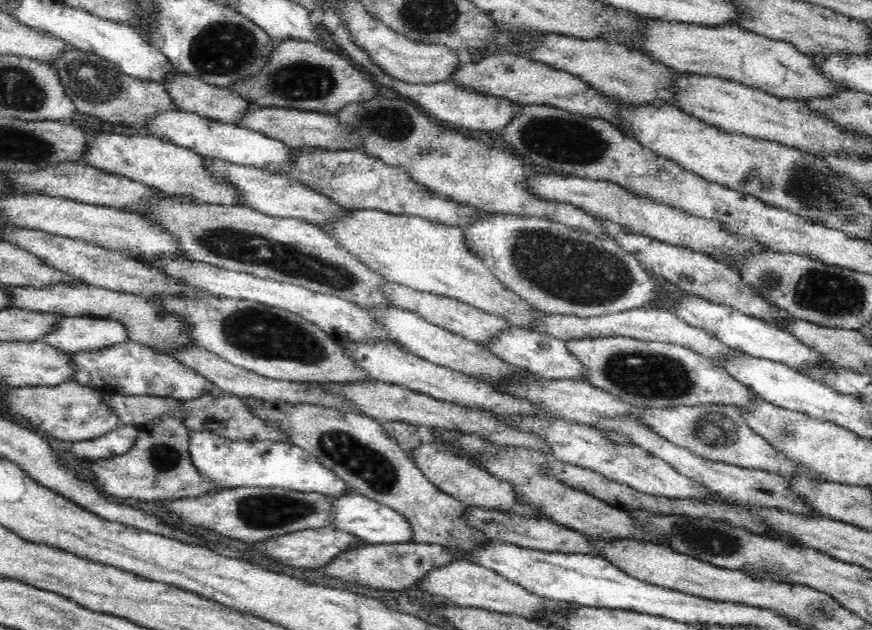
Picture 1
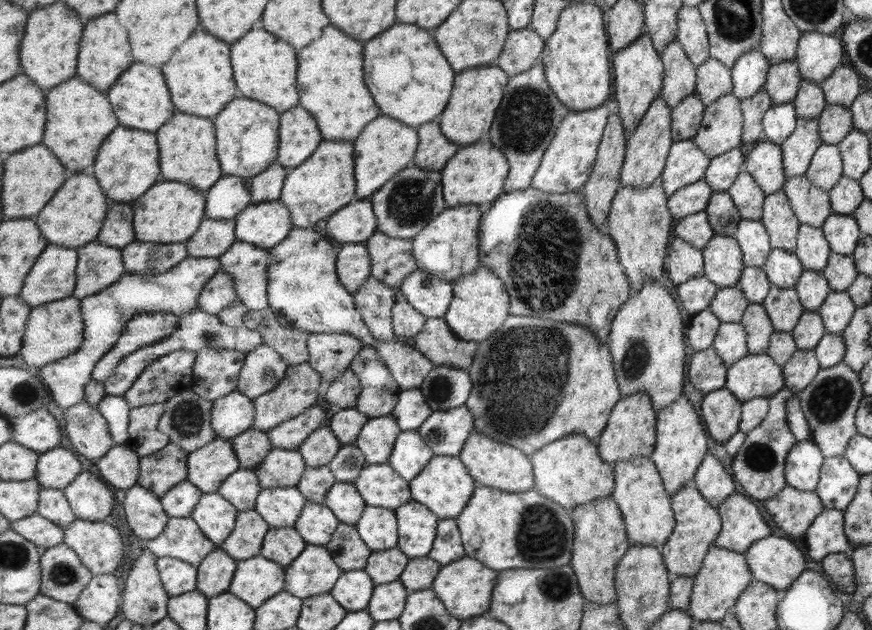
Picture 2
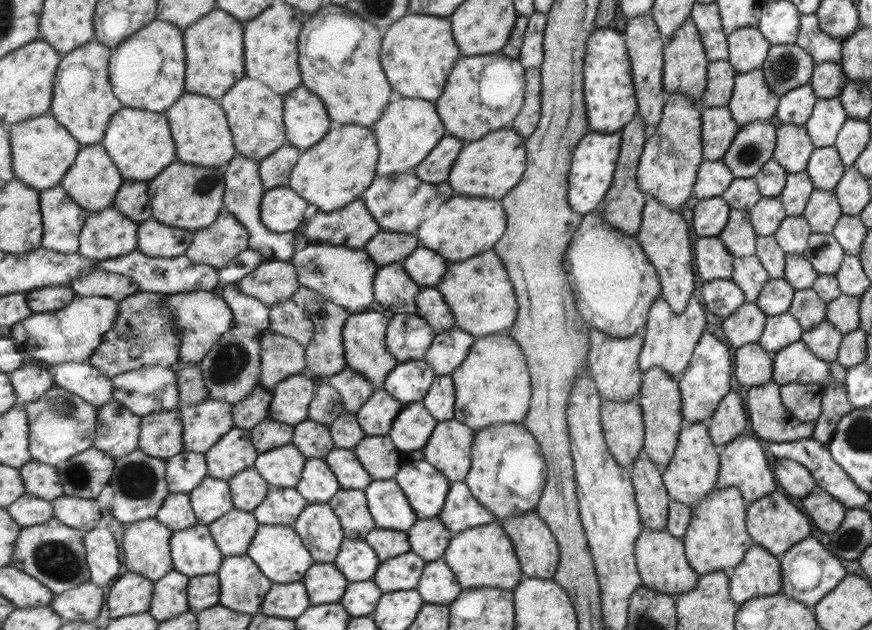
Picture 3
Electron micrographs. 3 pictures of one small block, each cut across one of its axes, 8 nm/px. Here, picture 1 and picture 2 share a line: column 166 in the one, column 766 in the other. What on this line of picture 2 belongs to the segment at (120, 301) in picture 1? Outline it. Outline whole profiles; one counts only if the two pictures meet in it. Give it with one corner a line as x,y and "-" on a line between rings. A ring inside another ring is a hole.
748,303
748,308
738,323
747,332
748,354
763,353
768,347
769,335
774,330
761,304

